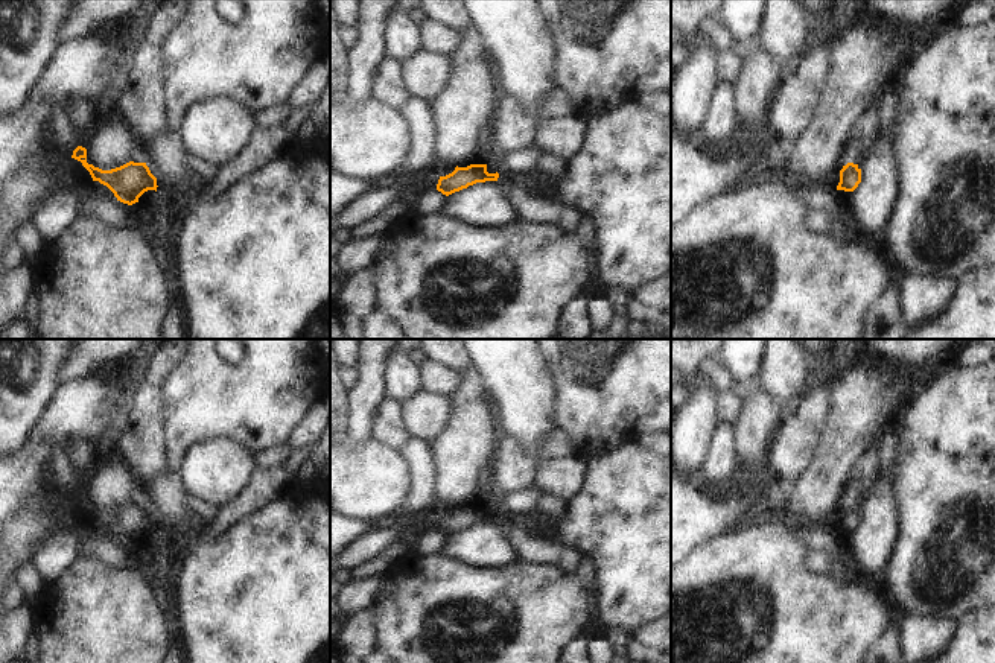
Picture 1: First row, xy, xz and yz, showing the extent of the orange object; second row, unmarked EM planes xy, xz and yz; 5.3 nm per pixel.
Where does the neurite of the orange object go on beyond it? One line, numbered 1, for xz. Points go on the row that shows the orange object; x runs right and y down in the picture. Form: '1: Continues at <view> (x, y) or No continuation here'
1: Continues at xz (528, 207).

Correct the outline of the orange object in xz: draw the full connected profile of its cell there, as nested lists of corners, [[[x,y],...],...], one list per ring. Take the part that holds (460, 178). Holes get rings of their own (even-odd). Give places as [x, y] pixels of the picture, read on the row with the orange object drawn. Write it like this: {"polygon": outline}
{"polygon": [[[470,164],[467,167],[456,166],[452,173],[440,176],[437,190],[449,196],[469,186],[485,181],[498,182],[505,196],[511,201],[517,220],[536,222],[539,225],[557,225],[566,231],[577,233],[589,259],[598,257],[596,228],[581,210],[566,204],[552,202],[516,186],[507,187],[502,175],[498,172],[487,172],[487,164]]]}

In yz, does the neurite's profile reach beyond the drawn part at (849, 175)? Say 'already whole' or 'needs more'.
already whole

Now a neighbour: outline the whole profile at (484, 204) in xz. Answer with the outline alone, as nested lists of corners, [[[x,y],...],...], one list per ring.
[[[496,181],[476,182],[446,196],[441,213],[490,228],[516,220],[516,210]]]

